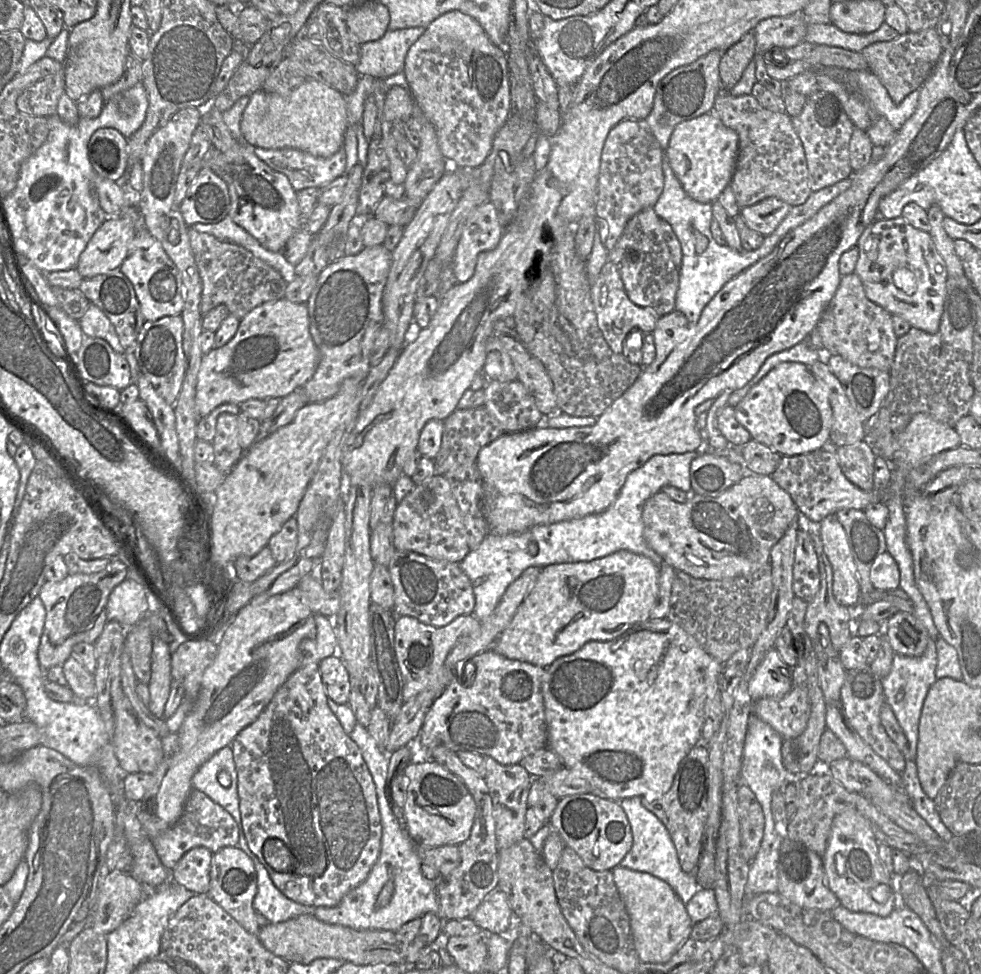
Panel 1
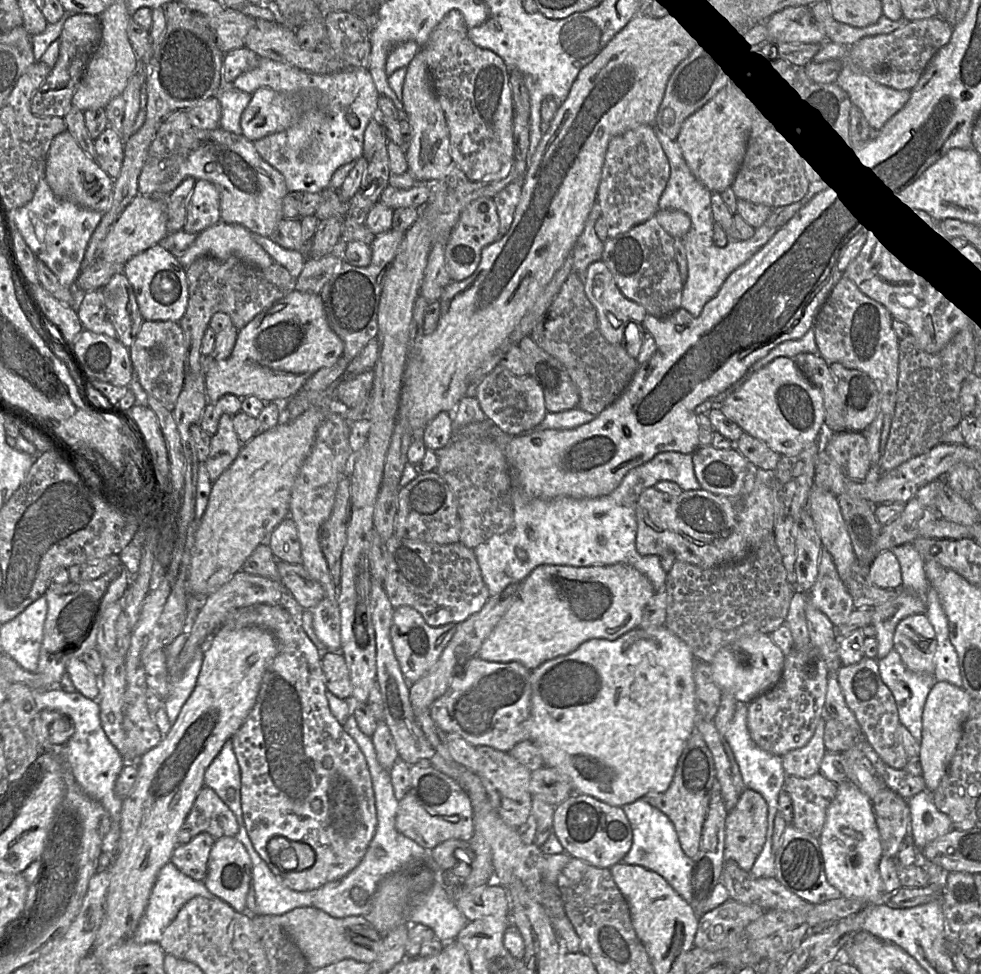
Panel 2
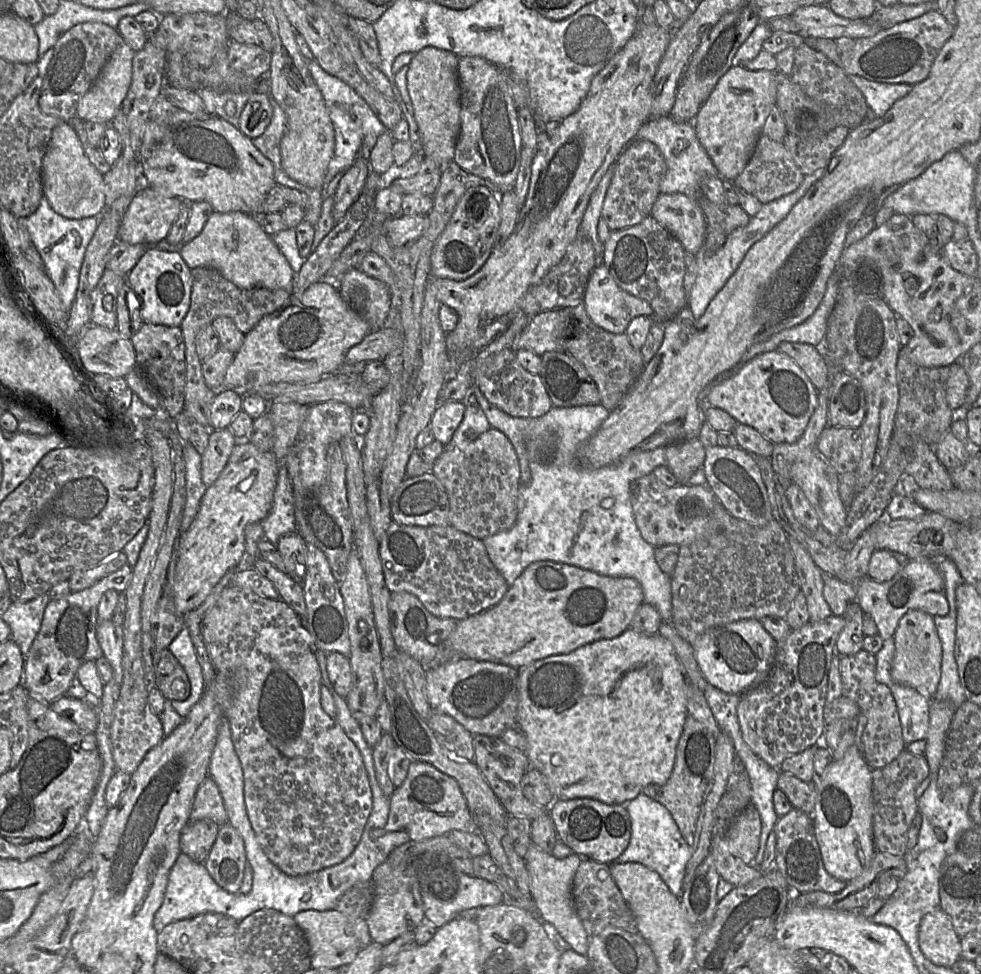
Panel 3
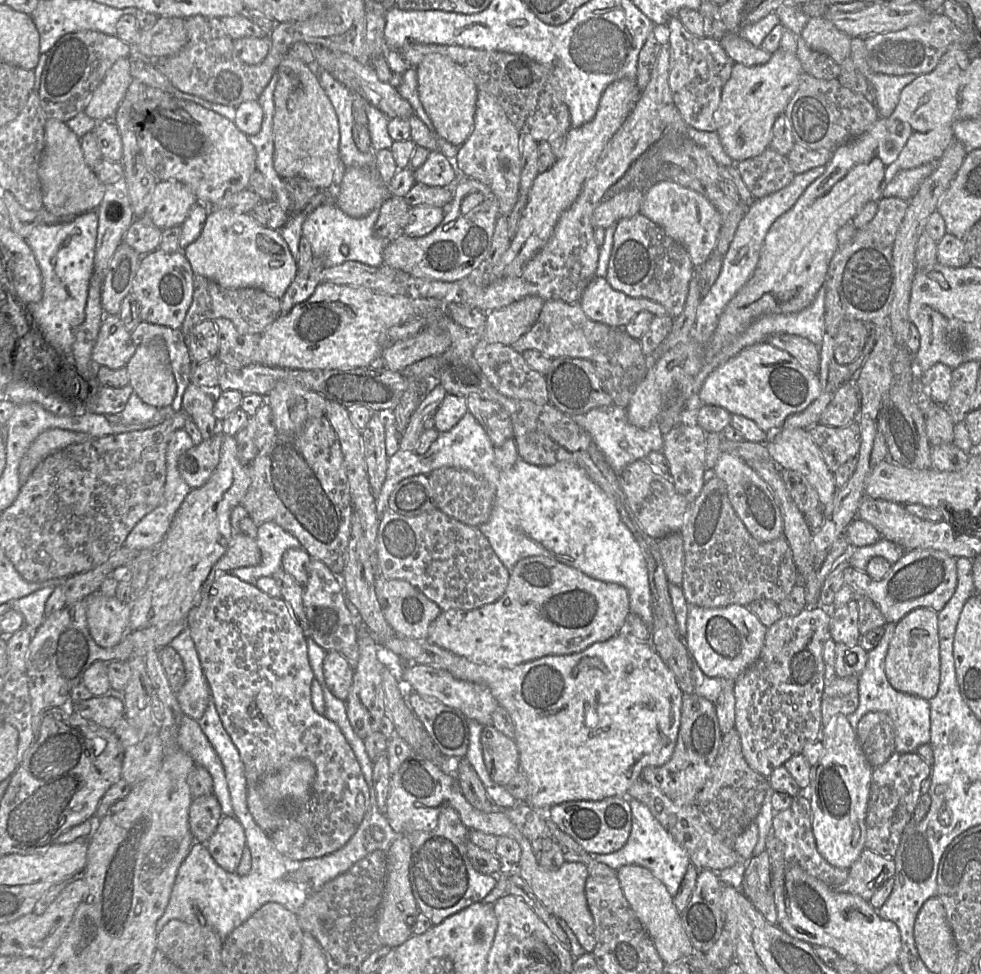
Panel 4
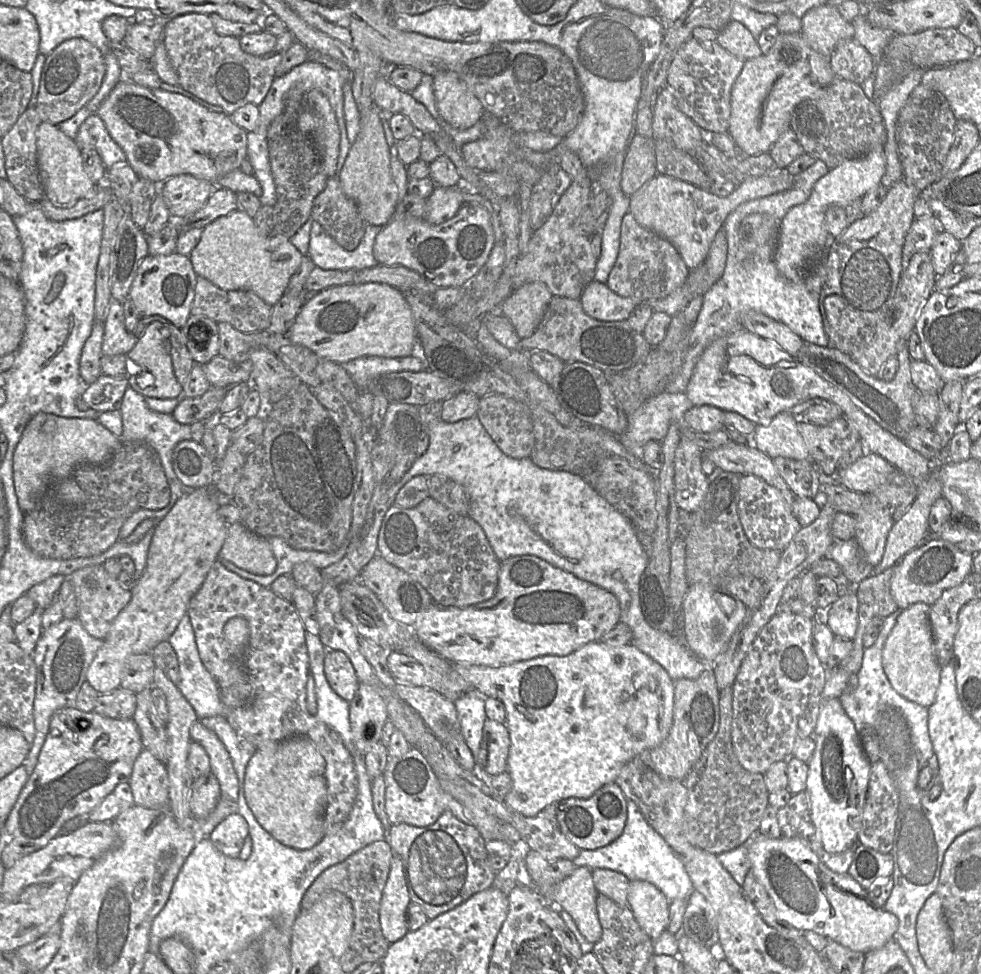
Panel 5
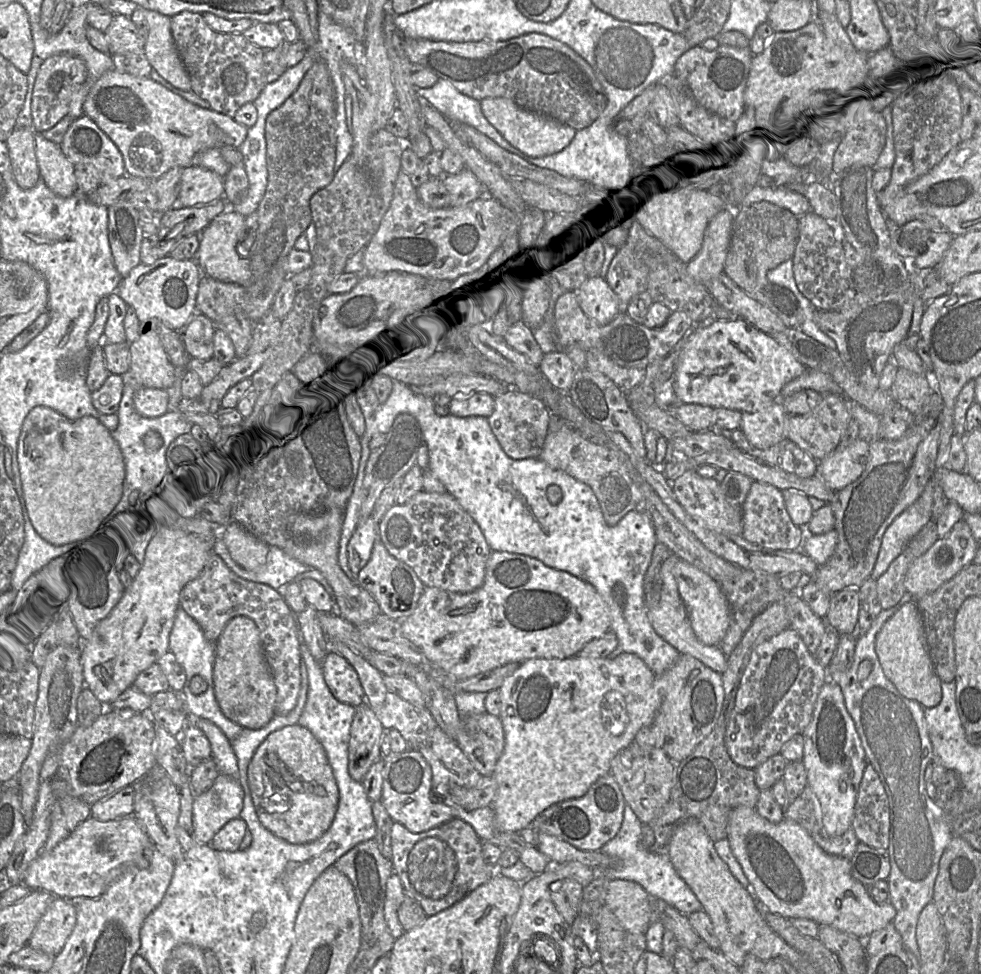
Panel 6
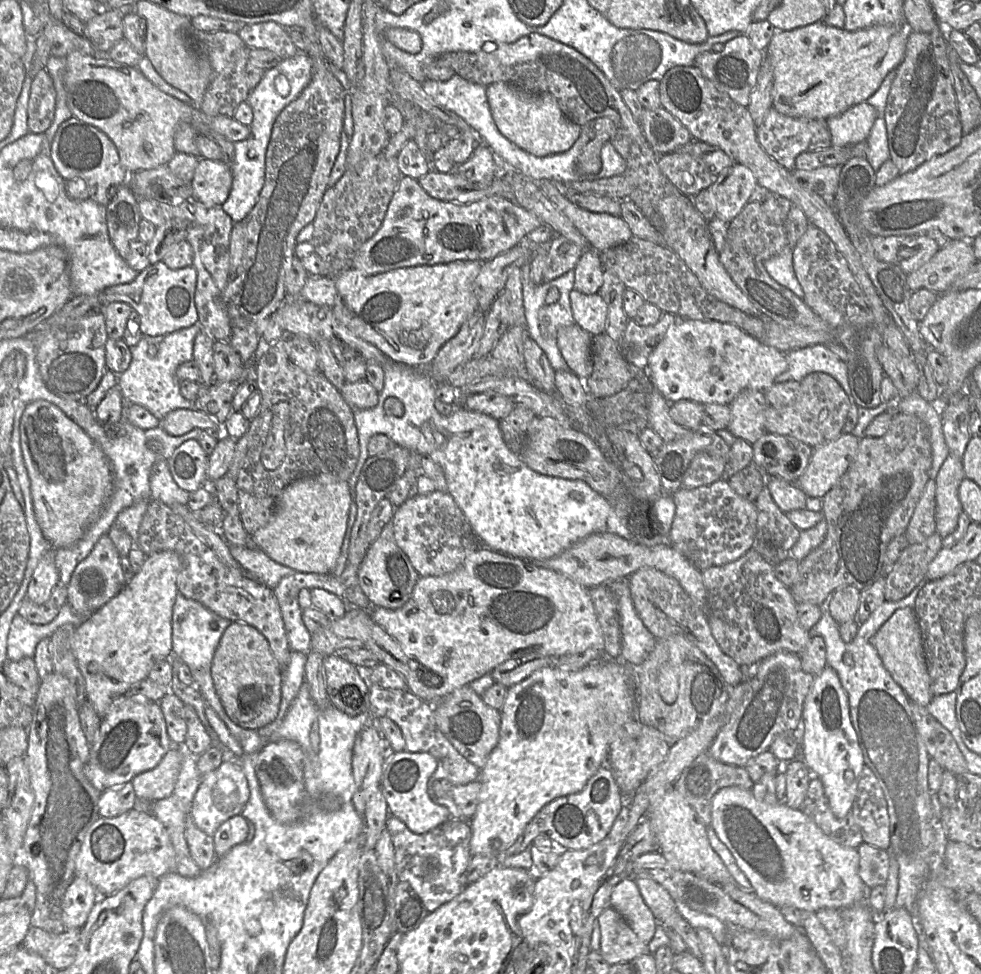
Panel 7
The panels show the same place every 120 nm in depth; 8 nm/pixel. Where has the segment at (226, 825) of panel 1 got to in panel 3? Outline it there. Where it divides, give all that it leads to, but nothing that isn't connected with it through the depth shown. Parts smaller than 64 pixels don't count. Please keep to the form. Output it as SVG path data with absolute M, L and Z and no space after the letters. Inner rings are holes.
M209 776L203 780L196 792L189 822L203 819L210 819L219 826L228 822L224 800L217 784Z

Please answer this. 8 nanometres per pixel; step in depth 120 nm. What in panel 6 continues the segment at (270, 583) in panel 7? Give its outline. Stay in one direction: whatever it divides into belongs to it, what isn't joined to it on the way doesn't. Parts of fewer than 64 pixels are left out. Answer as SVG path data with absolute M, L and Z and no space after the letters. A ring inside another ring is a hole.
M222 529L216 533L213 551L238 576L246 580L269 585L276 590L294 581L302 573L314 569L290 557L283 549L270 546L265 565L259 571L246 570L232 559L222 537Z

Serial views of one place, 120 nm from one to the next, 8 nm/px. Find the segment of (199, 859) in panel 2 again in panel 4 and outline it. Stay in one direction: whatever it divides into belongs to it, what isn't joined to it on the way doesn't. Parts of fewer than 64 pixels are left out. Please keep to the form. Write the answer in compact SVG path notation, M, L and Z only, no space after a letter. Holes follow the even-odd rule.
M214 794L194 798L189 810L189 827L195 841L207 843L223 814Z

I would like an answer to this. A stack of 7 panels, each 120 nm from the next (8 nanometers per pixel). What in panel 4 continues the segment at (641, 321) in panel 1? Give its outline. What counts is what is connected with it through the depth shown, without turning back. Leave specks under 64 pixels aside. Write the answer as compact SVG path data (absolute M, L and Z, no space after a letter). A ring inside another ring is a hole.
M597 276L584 289L580 305L589 319L616 329L624 329L641 311L658 317L668 316L661 304L647 298L628 296L613 289L606 278Z

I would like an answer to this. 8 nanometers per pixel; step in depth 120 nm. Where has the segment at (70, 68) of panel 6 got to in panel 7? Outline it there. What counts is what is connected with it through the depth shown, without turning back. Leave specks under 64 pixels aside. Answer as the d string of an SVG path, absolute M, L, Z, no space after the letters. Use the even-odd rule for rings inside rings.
M44 68L33 78L27 108L29 132L44 133L51 125L56 104L53 80Z

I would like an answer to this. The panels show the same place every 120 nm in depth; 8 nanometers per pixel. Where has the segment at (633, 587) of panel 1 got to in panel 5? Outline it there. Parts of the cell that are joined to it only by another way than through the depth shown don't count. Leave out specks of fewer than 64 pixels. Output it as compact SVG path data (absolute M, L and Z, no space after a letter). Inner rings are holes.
M522 555L508 558L500 563L497 589L493 597L491 597L490 599L463 608L444 607L433 603L425 610L425 612L420 617L418 617L414 626L411 628L418 637L418 639L425 646L432 649L434 652L438 653L441 657L451 663L500 667L546 655L567 656L580 649L584 645L600 641L619 623L619 621L620 604L614 594L593 583L579 579L572 573L555 567L537 556Z

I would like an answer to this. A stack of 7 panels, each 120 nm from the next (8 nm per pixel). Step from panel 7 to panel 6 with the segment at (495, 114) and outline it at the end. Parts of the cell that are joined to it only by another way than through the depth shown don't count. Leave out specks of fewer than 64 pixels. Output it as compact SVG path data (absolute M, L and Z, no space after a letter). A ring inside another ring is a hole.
M504 97L484 98L480 101L485 118L515 148L530 157L556 154L566 148L575 137L576 130L548 117L518 107Z

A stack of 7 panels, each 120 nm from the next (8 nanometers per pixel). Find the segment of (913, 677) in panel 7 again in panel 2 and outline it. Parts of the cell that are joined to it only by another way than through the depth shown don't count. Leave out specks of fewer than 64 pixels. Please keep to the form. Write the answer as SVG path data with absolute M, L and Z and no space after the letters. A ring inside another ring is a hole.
M913 614L901 619L894 632L893 646L909 670L934 674L937 642L926 614Z

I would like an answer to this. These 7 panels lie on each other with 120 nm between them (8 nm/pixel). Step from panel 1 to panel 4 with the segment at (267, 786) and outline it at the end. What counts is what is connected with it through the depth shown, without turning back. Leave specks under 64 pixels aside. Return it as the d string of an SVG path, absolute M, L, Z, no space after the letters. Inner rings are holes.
M223 573L211 583L208 594L203 594L201 600L190 610L187 615L187 622L210 688L211 698L215 702L225 730L237 747L244 763L247 788L255 786L266 776L280 770L295 759L306 758L316 768L316 778L307 797L286 798L285 802L281 804L281 824L274 832L268 834L276 849L290 859L301 861L322 857L343 847L356 832L364 817L370 798L369 788L355 754L340 728L325 715L319 714L314 710L311 700L311 684L315 677L309 663L306 637L294 619L288 604L281 597L271 597L258 589L255 584L242 581L232 573Z

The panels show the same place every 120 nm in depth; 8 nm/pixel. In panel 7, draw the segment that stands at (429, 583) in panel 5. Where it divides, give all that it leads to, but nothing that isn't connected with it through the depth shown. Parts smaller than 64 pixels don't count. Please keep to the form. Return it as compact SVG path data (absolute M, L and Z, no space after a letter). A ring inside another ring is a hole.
M435 490L426 495L416 494L394 509L392 516L396 544L407 555L419 577L442 576L455 571L472 552L482 545L467 517L449 492Z

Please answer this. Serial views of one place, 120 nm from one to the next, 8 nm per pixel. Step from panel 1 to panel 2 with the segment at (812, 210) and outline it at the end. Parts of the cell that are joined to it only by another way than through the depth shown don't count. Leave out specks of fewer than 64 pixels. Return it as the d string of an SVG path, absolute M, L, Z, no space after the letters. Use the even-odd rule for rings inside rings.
M655 124L653 128L670 165L670 176L659 199L658 208L681 210L691 219L690 230L681 238L688 263L688 276L683 283L681 308L687 310L693 317L698 317L704 305L716 295L728 276L751 259L816 194L826 190L832 183L831 176L810 183L806 195L800 201L773 208L768 219L755 230L750 239L730 240L726 246L718 247L713 242L712 192L693 175L676 139L670 139Z

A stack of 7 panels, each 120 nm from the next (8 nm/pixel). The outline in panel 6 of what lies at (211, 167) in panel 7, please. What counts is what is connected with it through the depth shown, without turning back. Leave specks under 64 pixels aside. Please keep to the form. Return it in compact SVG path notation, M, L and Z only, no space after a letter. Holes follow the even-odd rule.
M200 166L183 168L177 205L191 208L224 198L223 177Z

